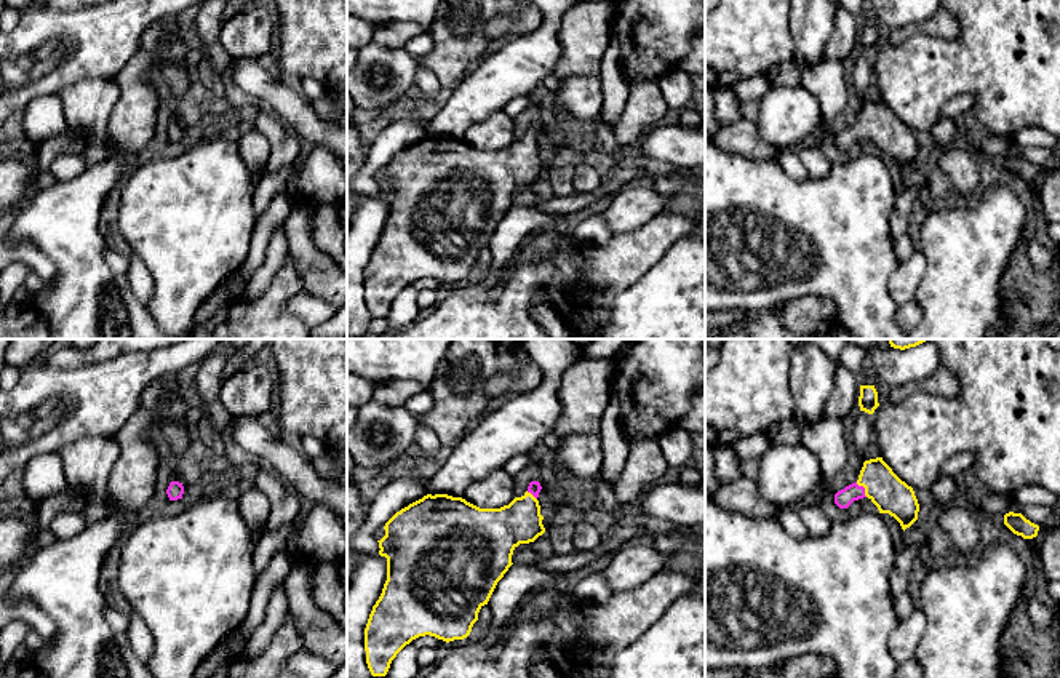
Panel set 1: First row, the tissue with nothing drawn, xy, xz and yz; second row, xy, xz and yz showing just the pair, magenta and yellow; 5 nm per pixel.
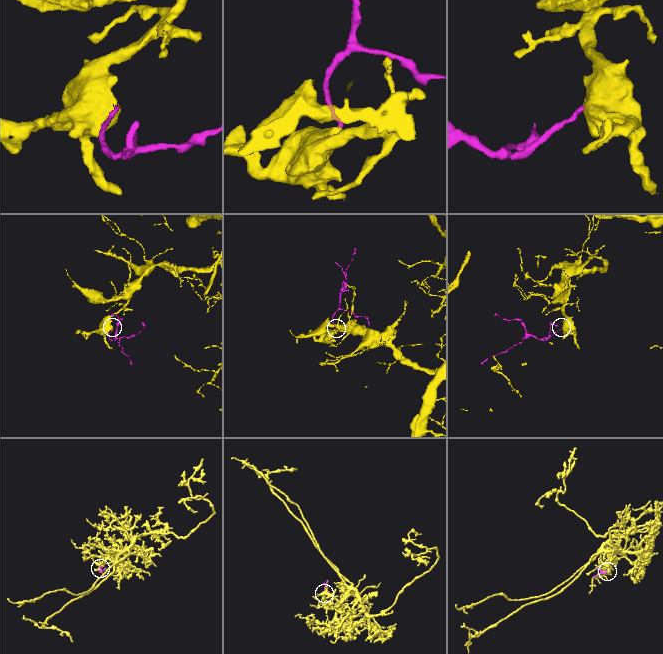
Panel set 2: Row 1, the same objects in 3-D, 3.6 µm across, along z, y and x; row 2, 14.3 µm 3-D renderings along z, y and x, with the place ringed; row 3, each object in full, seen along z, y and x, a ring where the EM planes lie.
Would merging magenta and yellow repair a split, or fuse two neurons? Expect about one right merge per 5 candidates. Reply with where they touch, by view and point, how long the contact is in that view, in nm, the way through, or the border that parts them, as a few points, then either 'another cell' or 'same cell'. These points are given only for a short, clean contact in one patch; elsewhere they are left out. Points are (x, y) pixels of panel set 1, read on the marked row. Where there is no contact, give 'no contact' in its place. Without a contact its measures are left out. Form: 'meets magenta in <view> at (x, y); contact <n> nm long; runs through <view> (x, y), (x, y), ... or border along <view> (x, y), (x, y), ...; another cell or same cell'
meets magenta in yz at (864, 488); contact 100 nm long; runs through yz (844, 498), (864, 488), (884, 488), (891, 494); same cell

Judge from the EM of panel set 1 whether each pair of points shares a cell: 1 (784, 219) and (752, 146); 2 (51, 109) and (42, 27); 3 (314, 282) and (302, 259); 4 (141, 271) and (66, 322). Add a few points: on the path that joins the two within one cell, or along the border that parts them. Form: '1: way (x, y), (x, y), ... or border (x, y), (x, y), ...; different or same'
1: border (721, 149), (747, 159), (776, 160); different
2: border (55, 93), (37, 96), (26, 107); different
3: way (314, 277), (314, 271), (307, 264); same
4: border (125, 275), (133, 295), (144, 306); different

